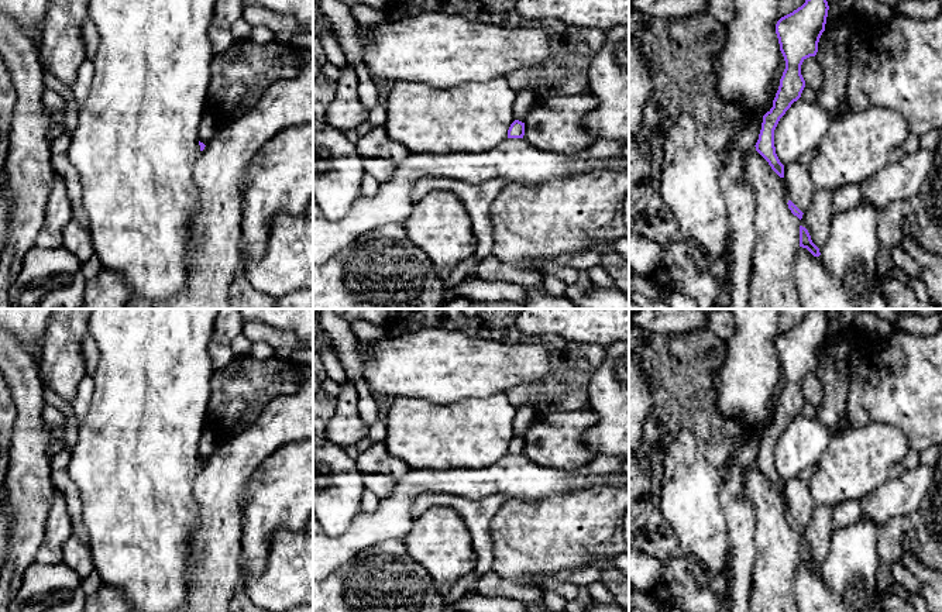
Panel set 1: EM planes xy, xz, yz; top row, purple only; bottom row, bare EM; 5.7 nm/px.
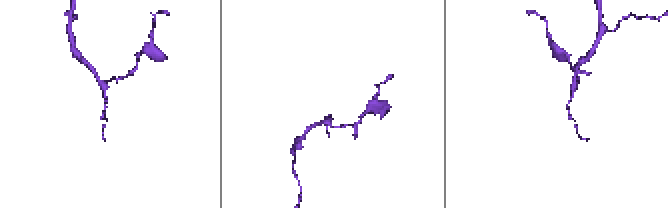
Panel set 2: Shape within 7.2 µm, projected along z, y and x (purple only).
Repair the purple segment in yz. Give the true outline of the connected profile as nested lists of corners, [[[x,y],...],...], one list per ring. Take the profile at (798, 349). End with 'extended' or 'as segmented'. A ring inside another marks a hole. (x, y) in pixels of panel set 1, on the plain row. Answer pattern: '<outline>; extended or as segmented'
[[[814,309],[801,323],[781,333],[776,340],[785,385],[780,395],[773,423],[763,432],[761,446],[754,463],[780,494],[784,494],[784,481],[776,470],[774,446],[791,420],[801,413],[805,403],[801,381],[807,374],[815,372],[818,368],[818,358],[825,347],[828,326],[829,322],[825,312]]]; as segmented

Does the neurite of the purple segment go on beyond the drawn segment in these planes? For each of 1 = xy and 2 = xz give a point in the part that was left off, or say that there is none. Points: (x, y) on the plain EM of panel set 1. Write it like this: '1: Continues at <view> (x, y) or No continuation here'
1: No continuation here
2: No continuation here

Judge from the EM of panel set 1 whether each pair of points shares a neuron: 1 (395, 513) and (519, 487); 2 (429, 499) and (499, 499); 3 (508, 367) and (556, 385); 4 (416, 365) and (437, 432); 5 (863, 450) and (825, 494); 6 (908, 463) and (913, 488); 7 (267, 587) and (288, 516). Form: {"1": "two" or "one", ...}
{"1": "one", "2": "one", "3": "two", "4": "two", "5": "one", "6": "two", "7": "two"}

